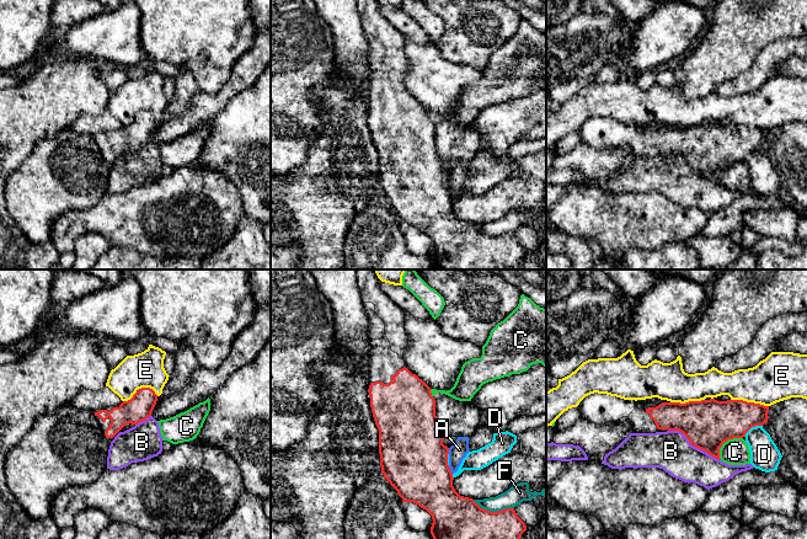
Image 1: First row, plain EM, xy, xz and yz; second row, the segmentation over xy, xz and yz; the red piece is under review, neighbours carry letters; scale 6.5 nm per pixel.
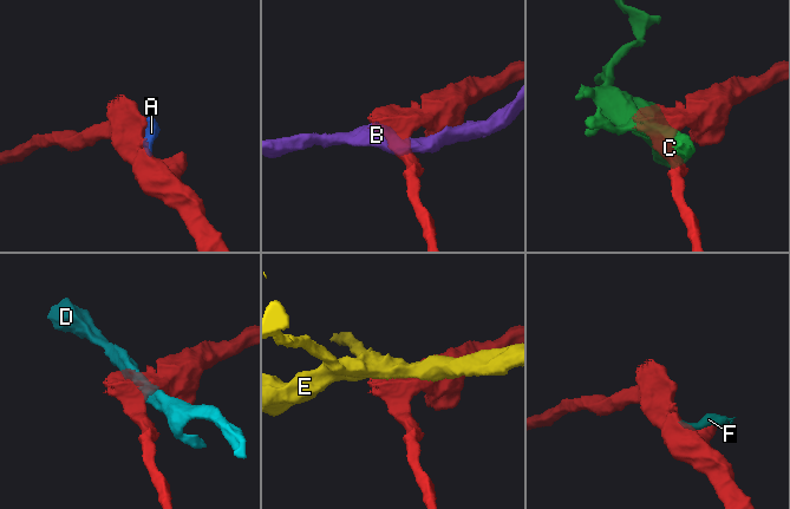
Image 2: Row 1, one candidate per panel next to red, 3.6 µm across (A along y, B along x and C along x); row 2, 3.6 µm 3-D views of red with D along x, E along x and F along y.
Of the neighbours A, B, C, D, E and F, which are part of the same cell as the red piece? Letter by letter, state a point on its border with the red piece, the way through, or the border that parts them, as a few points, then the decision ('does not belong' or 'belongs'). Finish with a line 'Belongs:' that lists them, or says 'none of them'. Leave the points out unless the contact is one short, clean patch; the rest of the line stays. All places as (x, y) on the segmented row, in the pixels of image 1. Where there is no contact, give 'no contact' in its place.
A: contact xz (449, 470); does not belong
B: contact yz (694, 446); does not belong
C: contact yz (725, 441); does not belong
D: contact yz (752, 426); border yz (762, 425), (753, 426), (743, 436); does not belong
E: contact yz (749, 403); does not belong
F: contact xz (493, 512); does not belong
Belongs: none of them

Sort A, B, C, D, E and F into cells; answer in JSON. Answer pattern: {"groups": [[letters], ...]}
{"groups": [["A", "F"], ["B"], ["C"], ["D"], ["E"]]}

